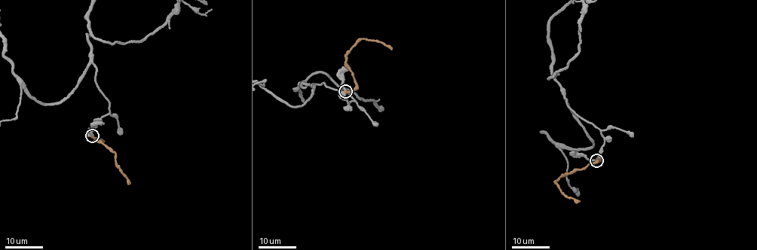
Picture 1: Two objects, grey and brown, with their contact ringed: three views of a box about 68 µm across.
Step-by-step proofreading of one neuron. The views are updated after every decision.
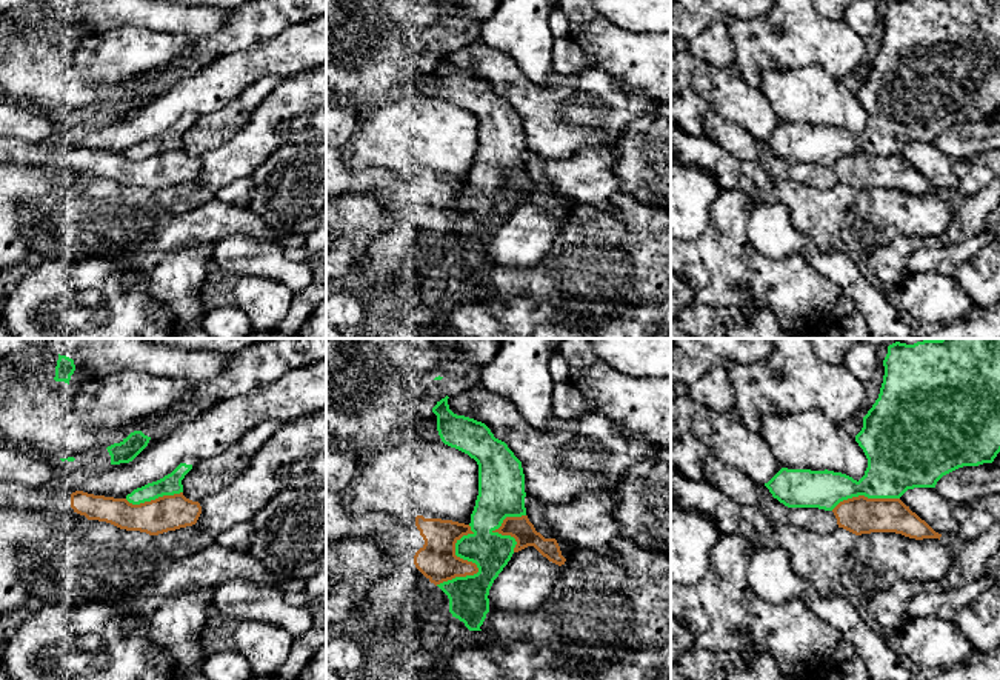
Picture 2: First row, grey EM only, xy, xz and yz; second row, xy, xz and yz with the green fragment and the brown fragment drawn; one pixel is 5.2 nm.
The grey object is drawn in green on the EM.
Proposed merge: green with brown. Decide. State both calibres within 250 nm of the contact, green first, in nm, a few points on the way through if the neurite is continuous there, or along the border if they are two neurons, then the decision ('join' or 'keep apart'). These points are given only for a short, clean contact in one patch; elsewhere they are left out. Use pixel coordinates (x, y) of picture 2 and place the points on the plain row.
200/200 nm | keep apart

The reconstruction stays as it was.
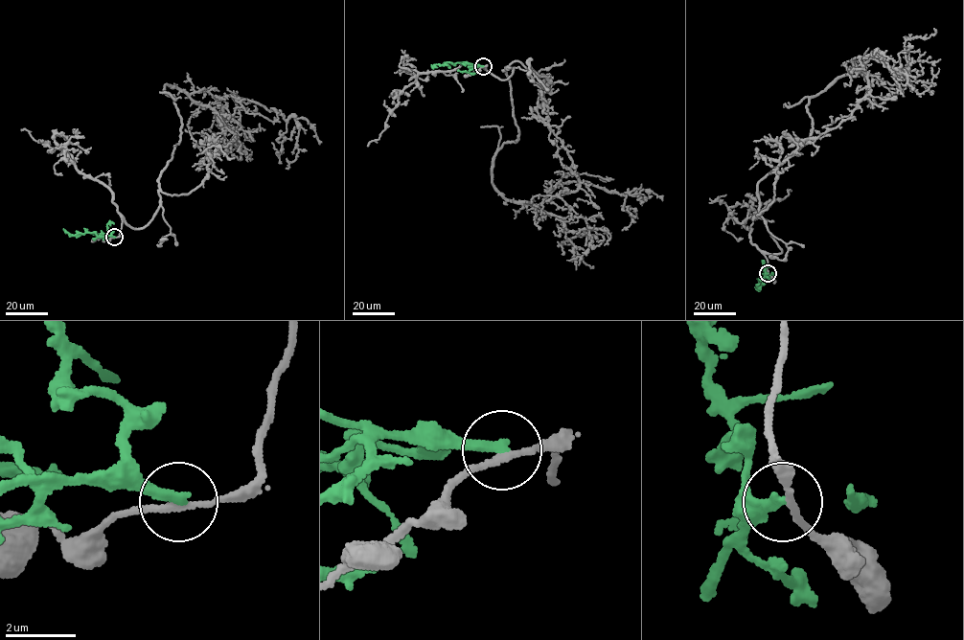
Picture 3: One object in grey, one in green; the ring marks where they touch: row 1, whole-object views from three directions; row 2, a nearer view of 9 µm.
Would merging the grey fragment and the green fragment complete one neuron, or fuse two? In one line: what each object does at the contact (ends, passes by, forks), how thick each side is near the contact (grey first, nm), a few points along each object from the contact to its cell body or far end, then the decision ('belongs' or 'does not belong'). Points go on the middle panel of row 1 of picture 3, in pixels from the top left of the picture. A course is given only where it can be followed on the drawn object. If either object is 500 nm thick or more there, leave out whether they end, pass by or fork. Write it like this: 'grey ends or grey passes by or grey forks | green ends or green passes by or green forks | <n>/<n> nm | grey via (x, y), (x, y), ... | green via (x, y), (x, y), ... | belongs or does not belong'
grey passes by | green ends | 180/280 nm | grey via (483, 66), (505, 80), (520, 61), (549, 80), (548, 125), (580, 183), (544, 199), (573, 181), (640, 204) | green via (483, 66), (465, 62), (447, 62), (433, 67), (431, 64) | does not belong

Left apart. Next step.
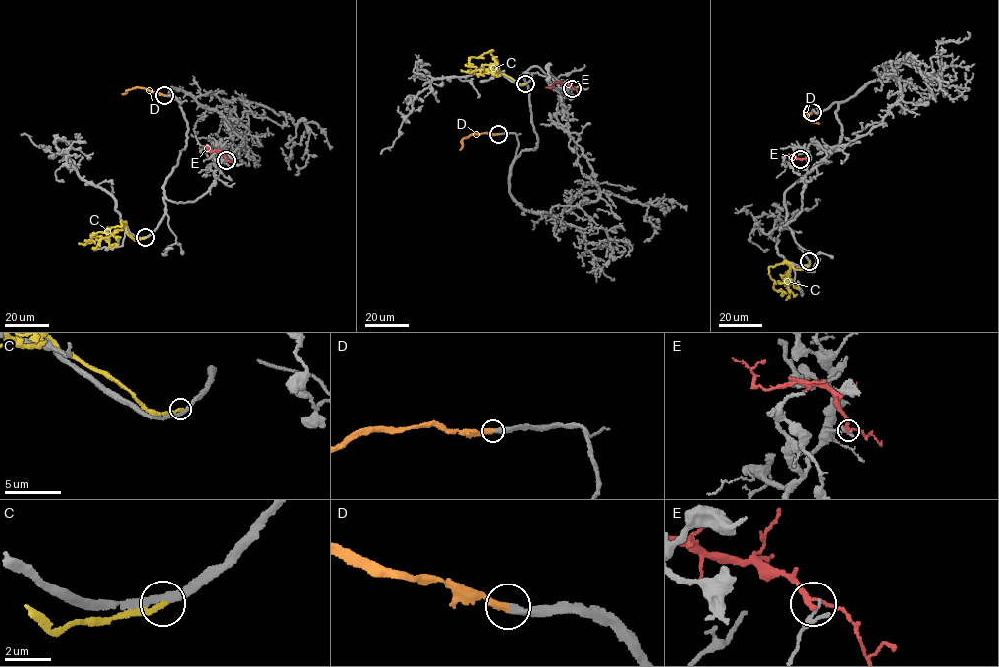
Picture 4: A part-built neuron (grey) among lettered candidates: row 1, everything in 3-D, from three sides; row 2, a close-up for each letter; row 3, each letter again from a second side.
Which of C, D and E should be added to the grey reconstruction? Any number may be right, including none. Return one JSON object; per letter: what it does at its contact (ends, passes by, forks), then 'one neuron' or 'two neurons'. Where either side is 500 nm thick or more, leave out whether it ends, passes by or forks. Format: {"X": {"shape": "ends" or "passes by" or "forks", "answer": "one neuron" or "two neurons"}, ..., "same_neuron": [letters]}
{"C": {"shape": "ends", "answer": "two neurons"}, "D": {"shape": "ends", "answer": "one neuron"}, "E": {"shape": "passes by", "answer": "two neurons"}, "same_neuron": ["D"]}

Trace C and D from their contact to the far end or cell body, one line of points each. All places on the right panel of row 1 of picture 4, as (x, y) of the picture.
C: (809, 261), (805, 269), (787, 262), (768, 268), (773, 287), (782, 292), (780, 294)
D: (812, 112), (804, 116), (819, 123)

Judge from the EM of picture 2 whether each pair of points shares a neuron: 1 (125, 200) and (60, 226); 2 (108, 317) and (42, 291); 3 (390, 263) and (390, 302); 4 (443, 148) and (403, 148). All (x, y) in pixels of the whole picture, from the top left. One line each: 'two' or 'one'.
1: one
2: one
3: one
4: one

